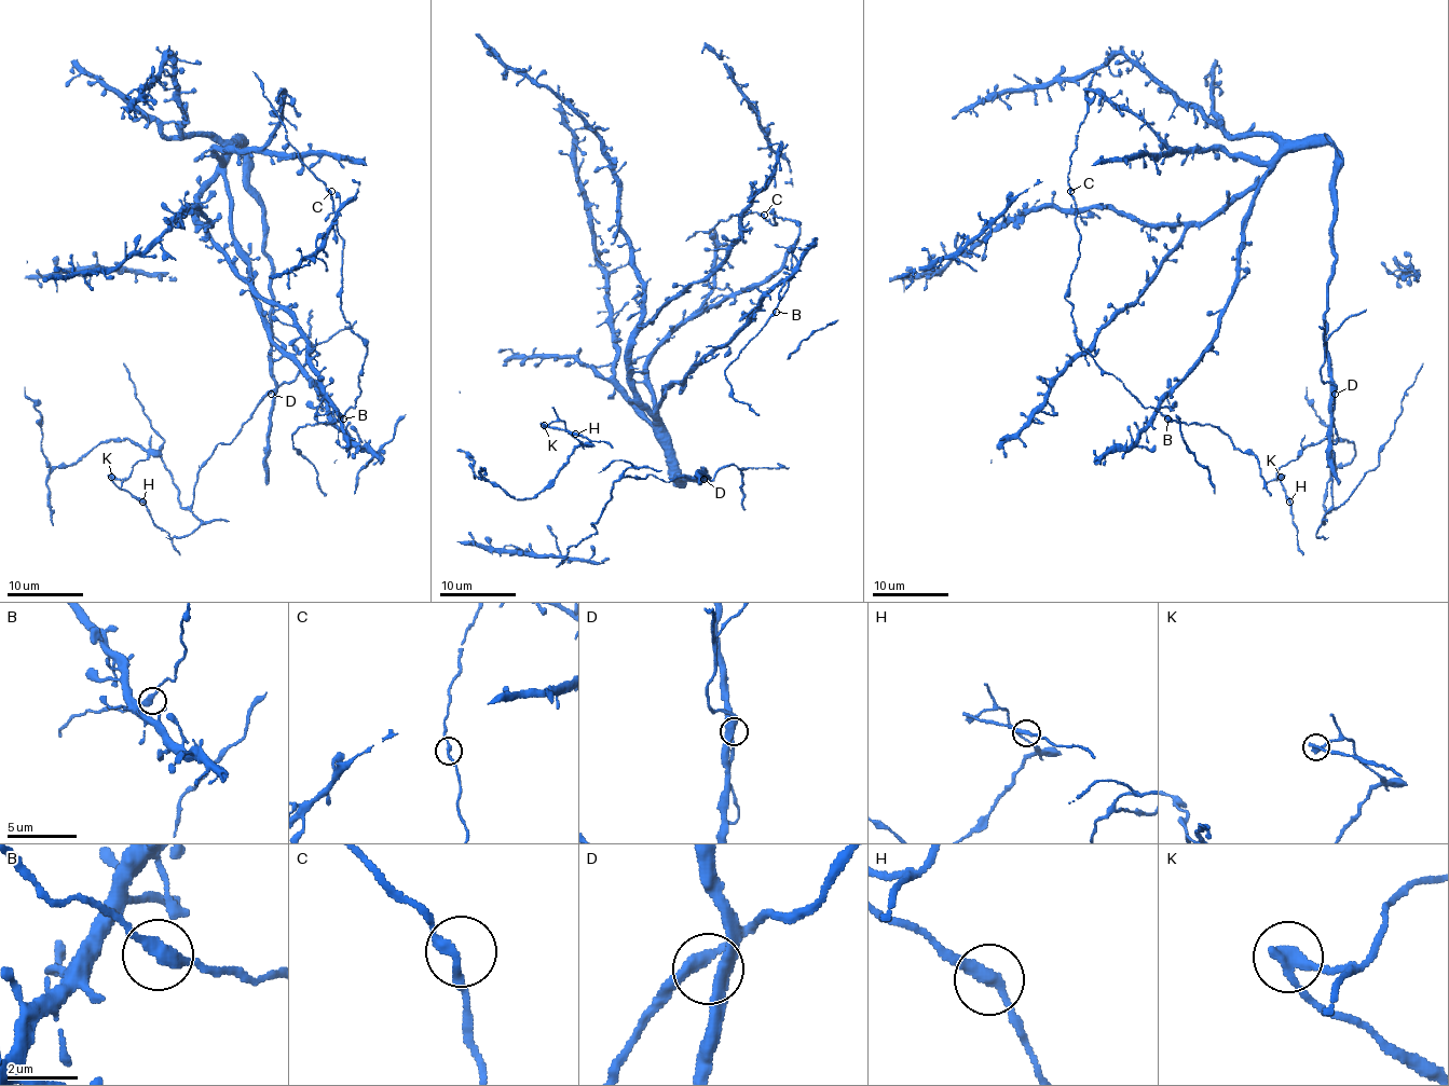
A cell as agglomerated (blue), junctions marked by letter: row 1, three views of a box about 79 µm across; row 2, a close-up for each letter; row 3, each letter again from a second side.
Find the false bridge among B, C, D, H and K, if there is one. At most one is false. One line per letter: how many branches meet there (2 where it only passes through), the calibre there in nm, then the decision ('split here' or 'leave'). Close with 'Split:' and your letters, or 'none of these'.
B: 2 | 320 nm | leave
C: 2 | 240 nm | leave
D: 2 | 320 nm | leave
H: 2 | 280 nm | leave
K: 2 | 320 nm | split here
Split: K

